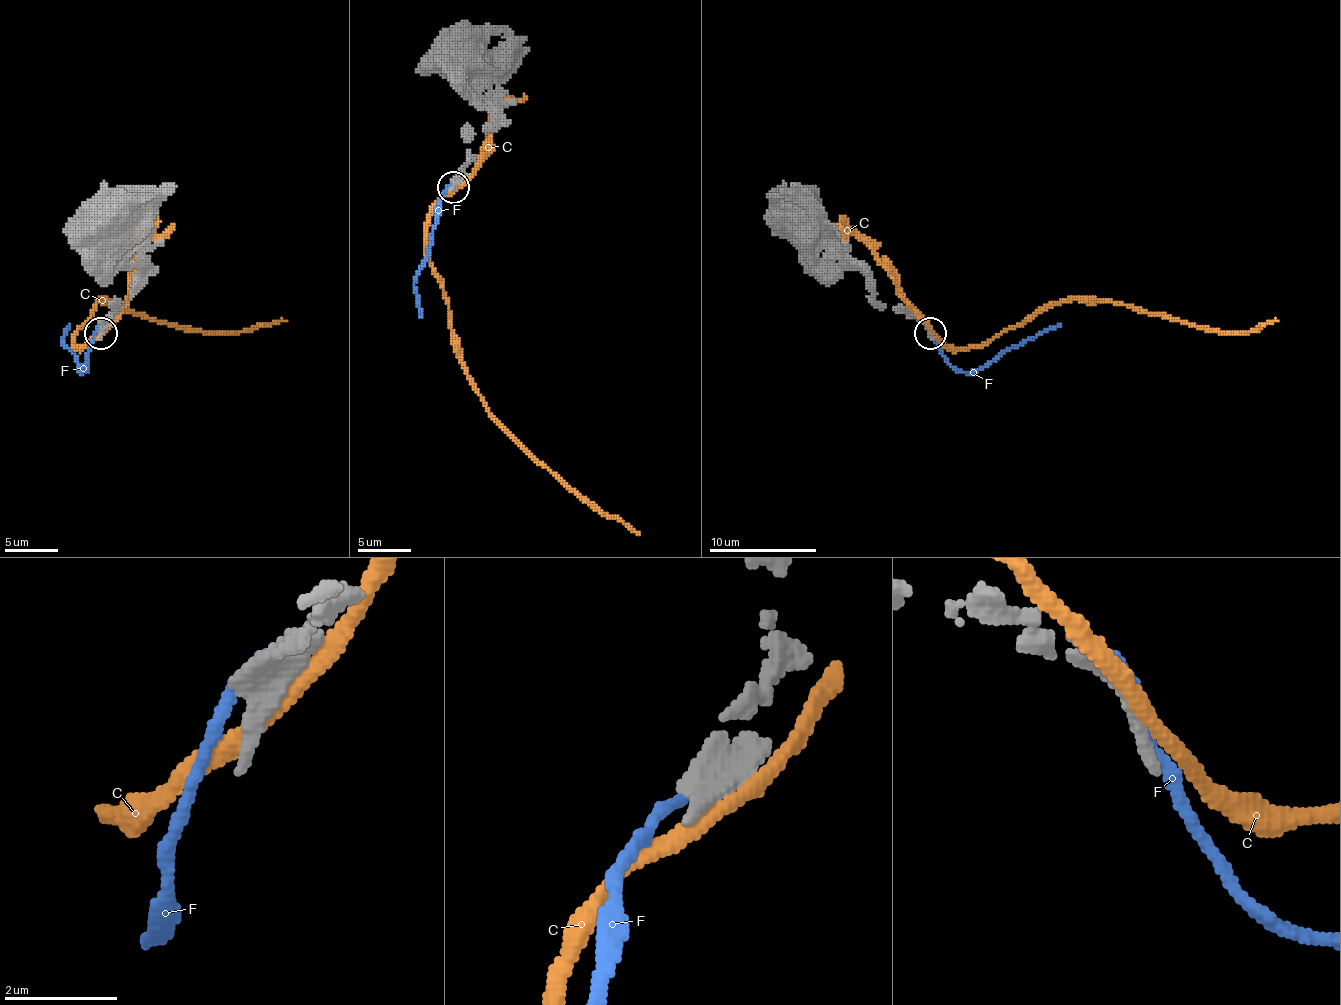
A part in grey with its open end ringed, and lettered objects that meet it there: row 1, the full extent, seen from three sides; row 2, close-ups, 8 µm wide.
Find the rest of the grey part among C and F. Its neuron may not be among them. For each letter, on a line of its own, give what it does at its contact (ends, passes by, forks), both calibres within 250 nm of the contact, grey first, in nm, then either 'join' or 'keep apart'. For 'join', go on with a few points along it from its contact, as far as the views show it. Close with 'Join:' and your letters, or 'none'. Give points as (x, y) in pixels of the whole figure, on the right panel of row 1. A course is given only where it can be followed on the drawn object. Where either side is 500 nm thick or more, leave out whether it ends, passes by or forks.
C: it passes by; calibres 440 and 300 nm; keep apart
F: it ends; calibres 440 and 240 nm; keep apart
Join: none

